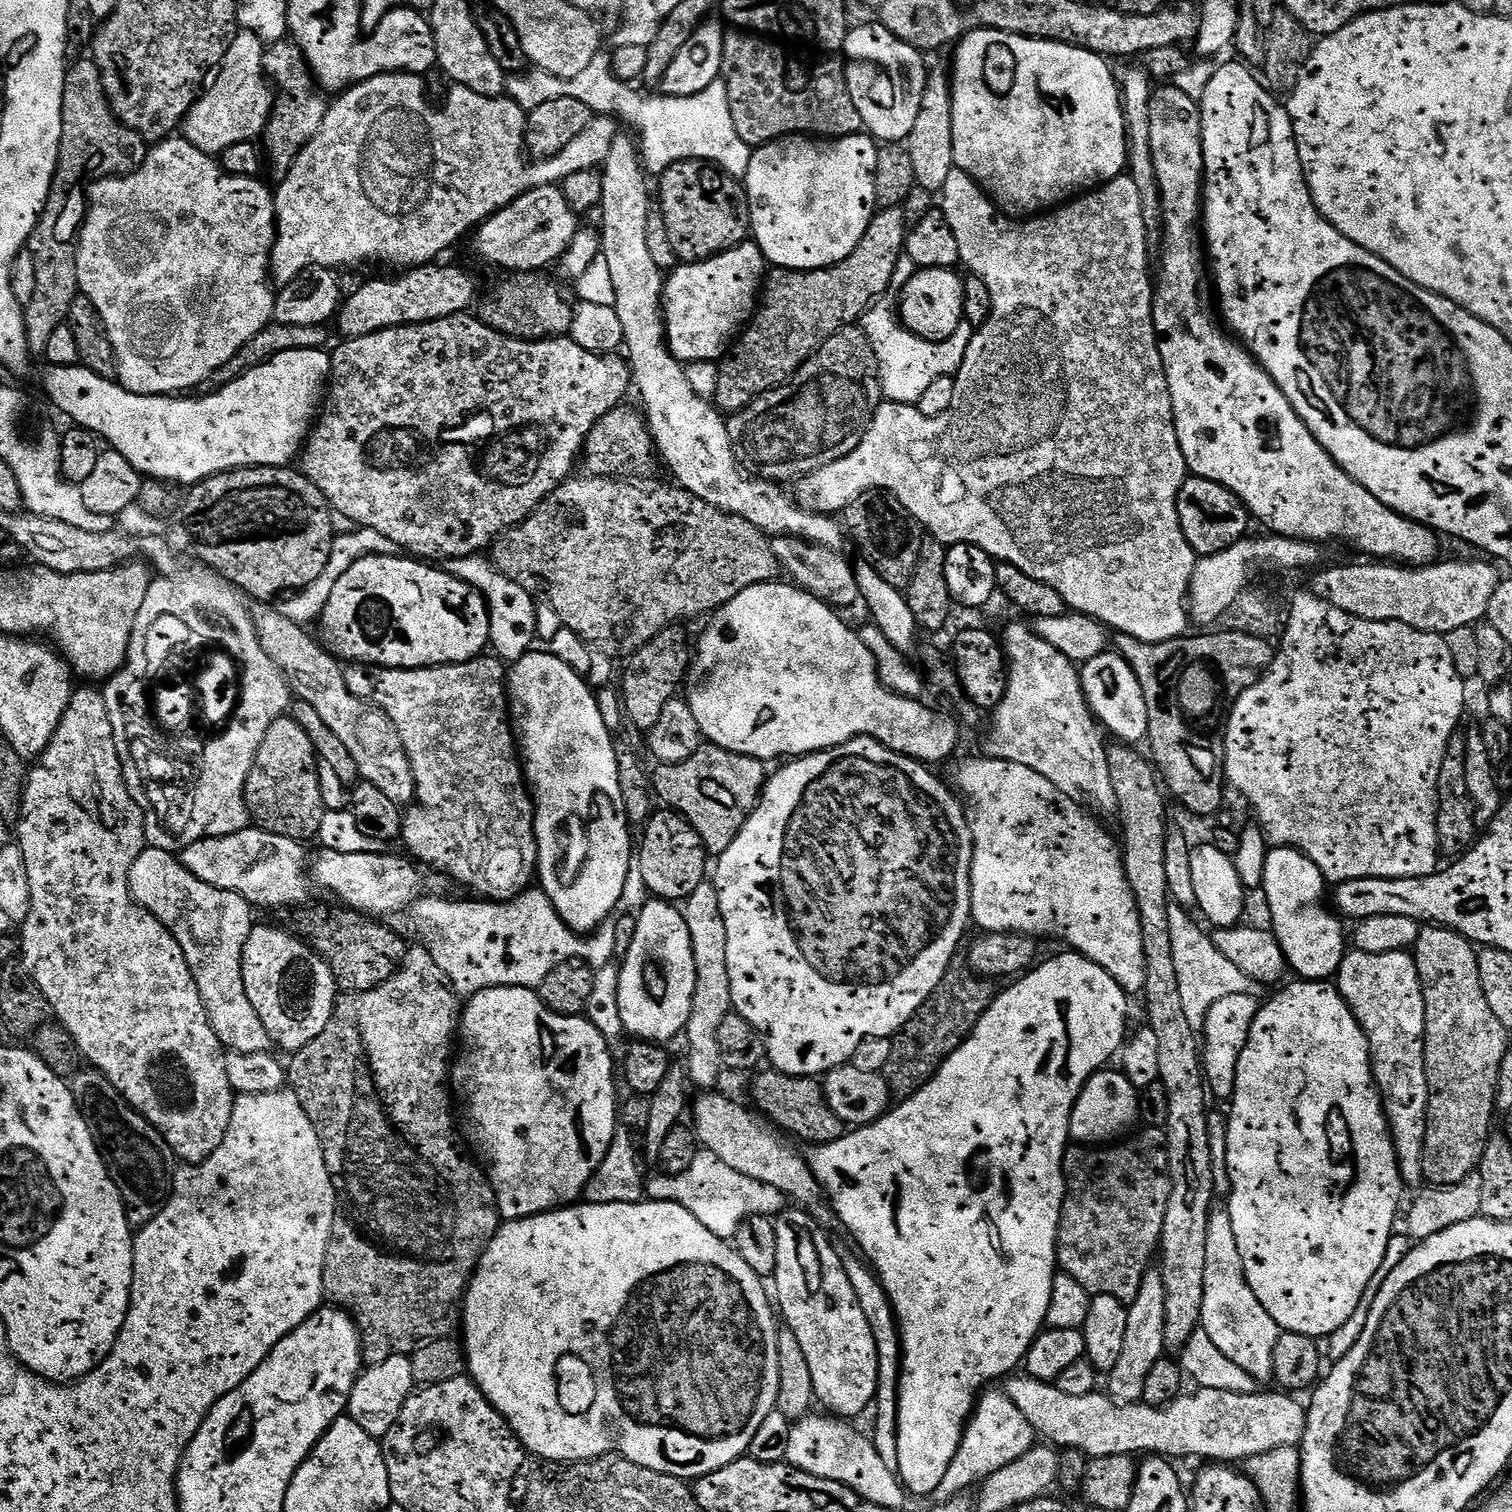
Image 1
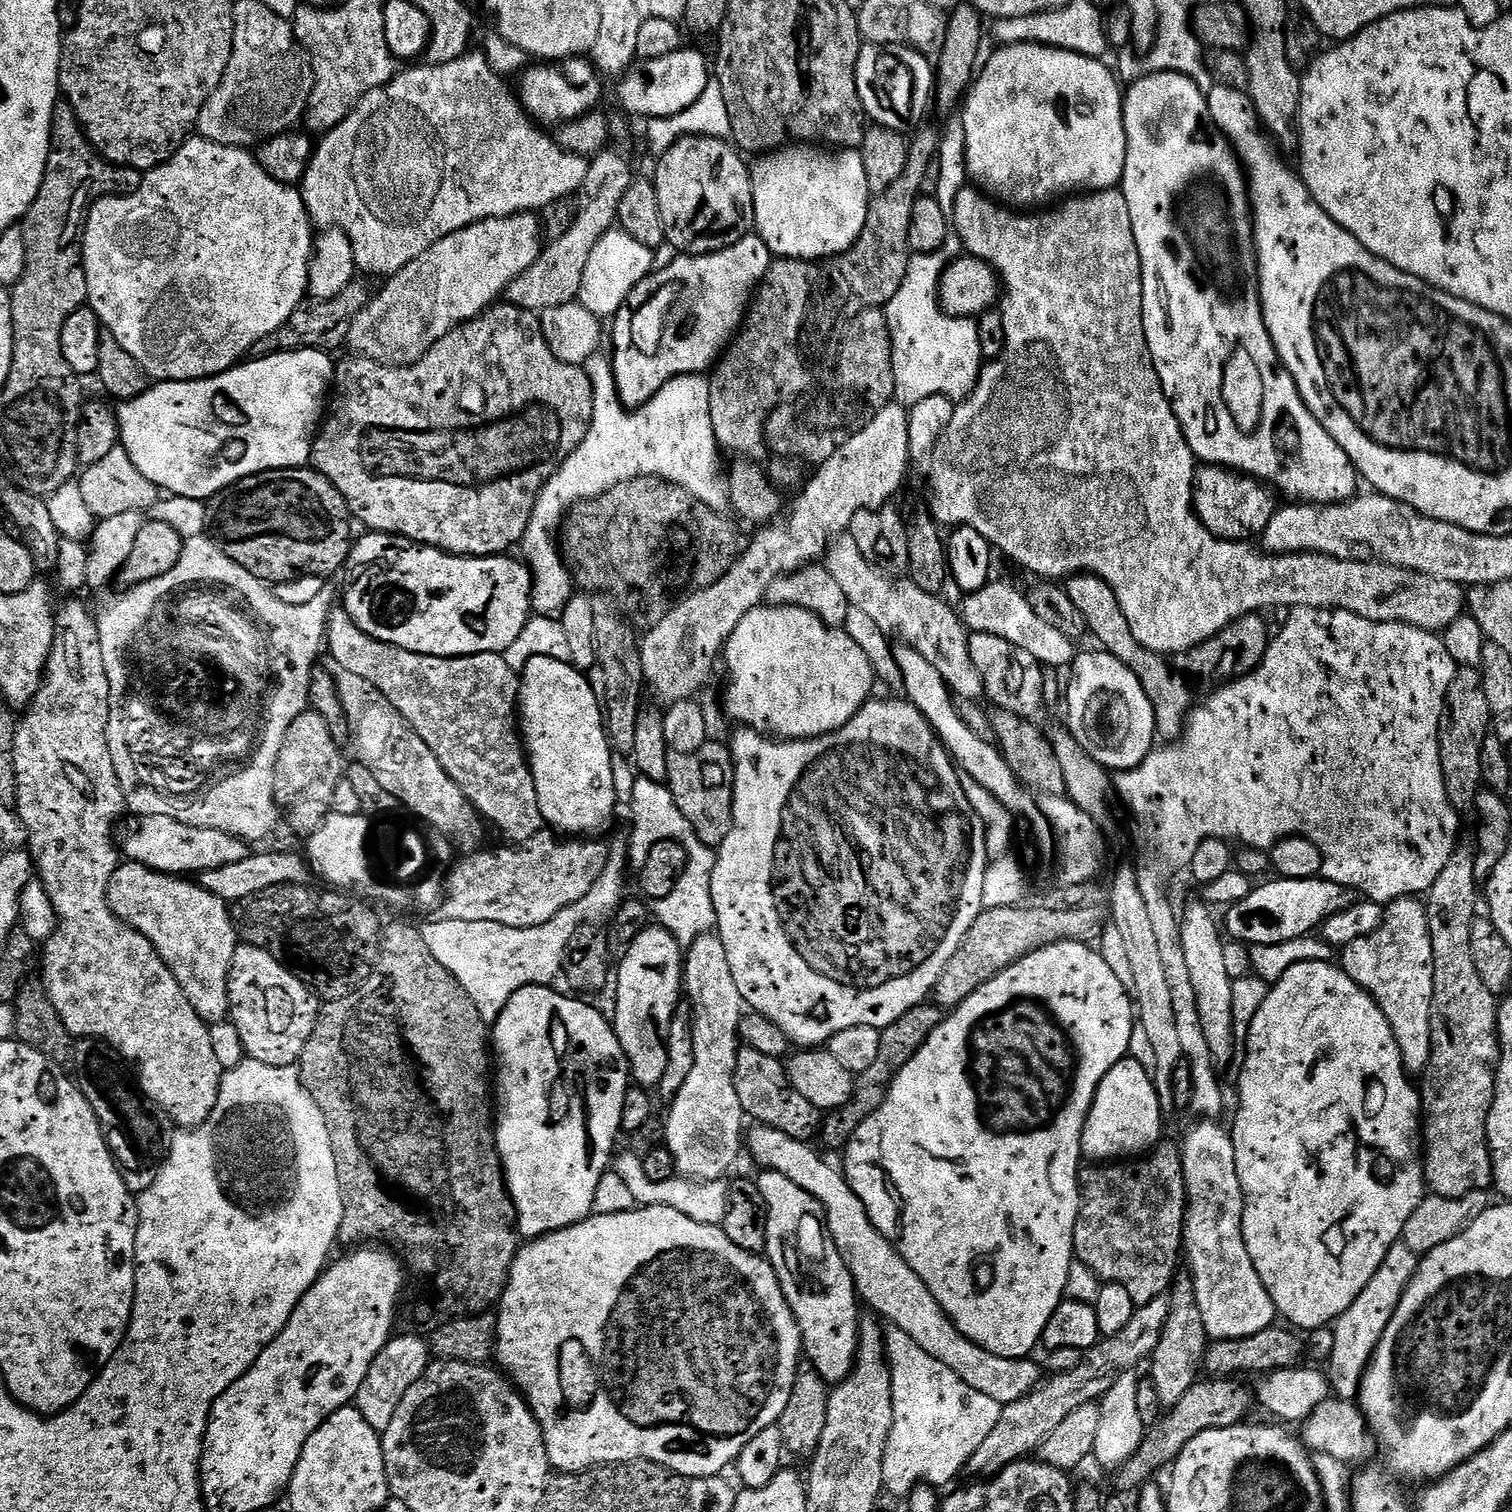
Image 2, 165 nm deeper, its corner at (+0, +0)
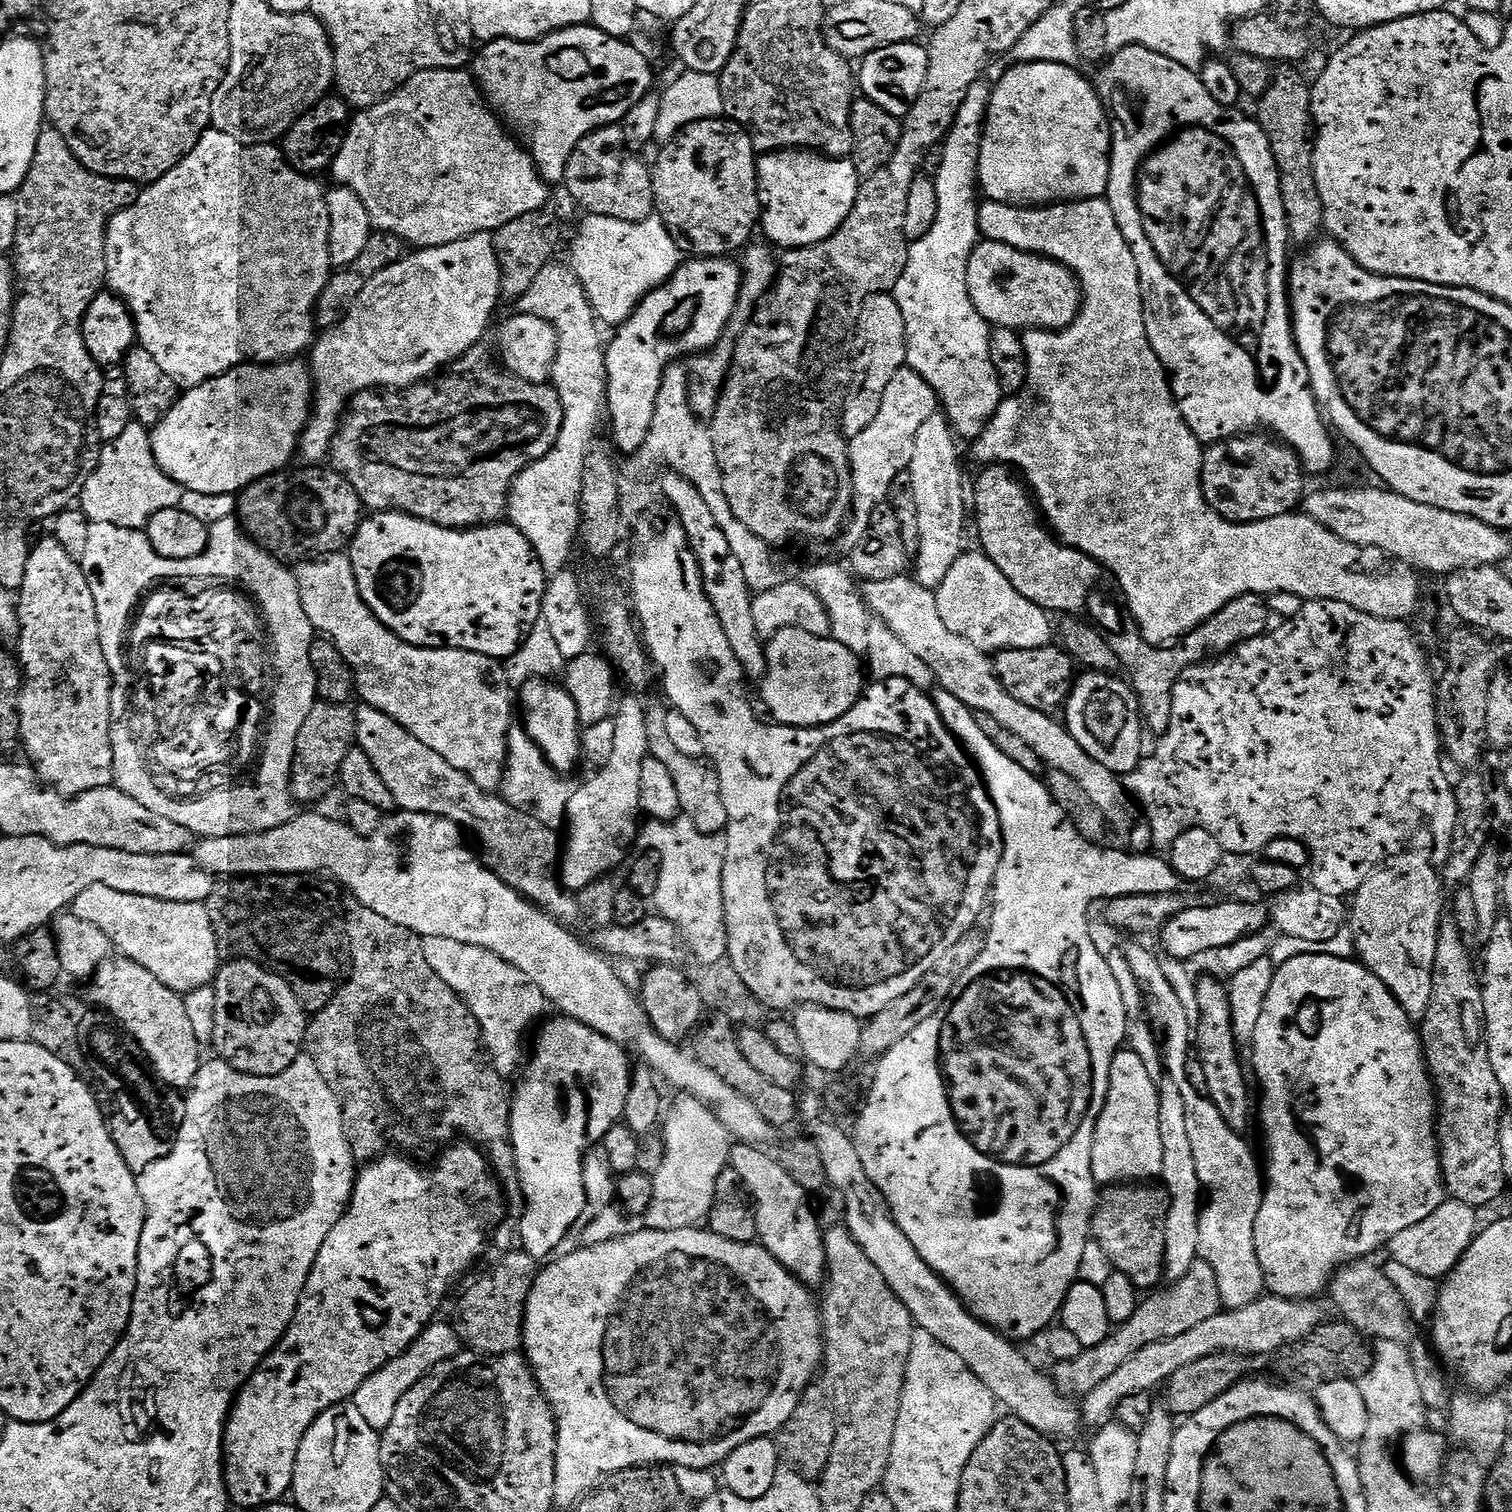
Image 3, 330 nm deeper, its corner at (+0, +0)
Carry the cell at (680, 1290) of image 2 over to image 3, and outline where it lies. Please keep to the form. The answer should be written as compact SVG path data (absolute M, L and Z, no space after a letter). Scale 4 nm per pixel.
M693 1226L690 1228L675 1228L674 1230L654 1230L653 1228L645 1227L641 1231L631 1232L628 1236L623 1236L617 1240L602 1242L602 1246L594 1246L593 1248L580 1246L577 1249L577 1252L572 1252L569 1256L562 1257L561 1260L553 1259L551 1262L545 1263L537 1271L536 1281L530 1290L528 1301L526 1302L526 1310L524 1311L524 1342L522 1352L529 1366L532 1367L532 1373L535 1374L536 1380L540 1384L542 1391L544 1391L544 1396L547 1398L548 1404L556 1416L556 1481L554 1482L554 1494L556 1495L557 1509L572 1509L593 1488L599 1488L602 1481L611 1476L613 1472L621 1472L627 1468L638 1468L641 1466L675 1466L680 1470L684 1467L694 1467L712 1470L717 1466L723 1465L725 1458L734 1450L738 1450L738 1446L742 1446L754 1438L762 1438L763 1436L771 1437L780 1431L782 1425L790 1418L790 1414L794 1414L796 1404L800 1401L800 1396L813 1383L812 1375L815 1372L817 1375L818 1369L821 1367L824 1354L822 1312L818 1307L817 1301L816 1304L812 1301L812 1296L808 1293L811 1291L805 1285L801 1284L791 1272L787 1272L765 1248L756 1242L750 1244L730 1242L726 1238L714 1234L711 1230L705 1230L700 1226Z

